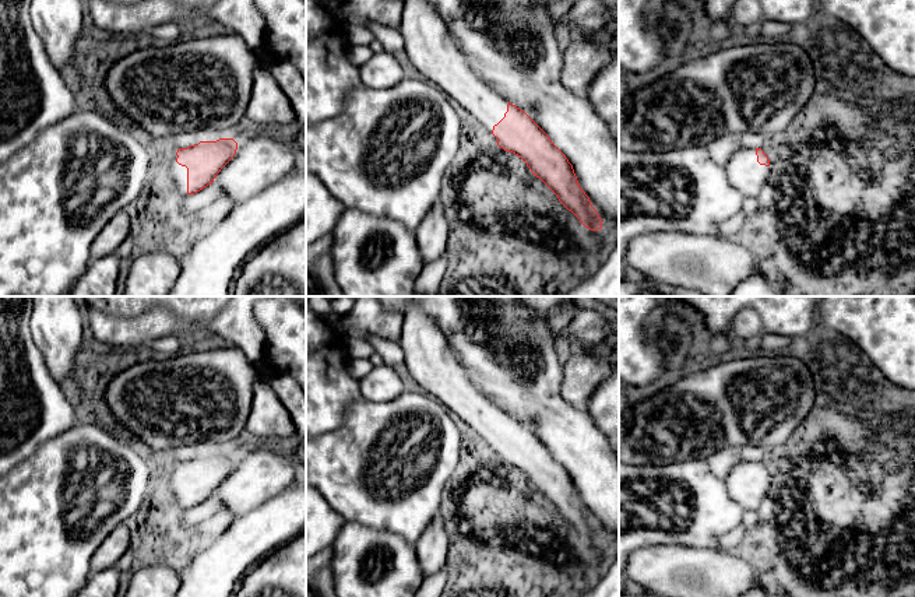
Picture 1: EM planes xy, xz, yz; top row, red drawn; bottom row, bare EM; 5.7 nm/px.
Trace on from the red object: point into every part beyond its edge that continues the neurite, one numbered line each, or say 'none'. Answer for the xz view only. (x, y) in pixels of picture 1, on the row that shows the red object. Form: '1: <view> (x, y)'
1: xz (430, 53)

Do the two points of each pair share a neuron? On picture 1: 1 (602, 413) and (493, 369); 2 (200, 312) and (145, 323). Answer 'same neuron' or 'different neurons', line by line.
1: different neurons
2: different neurons

